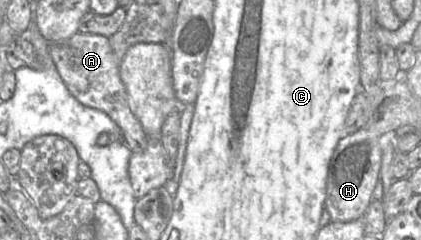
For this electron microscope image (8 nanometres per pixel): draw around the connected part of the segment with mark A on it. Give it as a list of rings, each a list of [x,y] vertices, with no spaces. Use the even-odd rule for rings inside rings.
[[[75,33],[69,38],[48,42],[48,52],[70,93],[83,105],[105,112],[120,128],[131,152],[142,152],[148,143],[139,120],[133,114],[120,77],[120,63],[109,38],[100,34]]]

